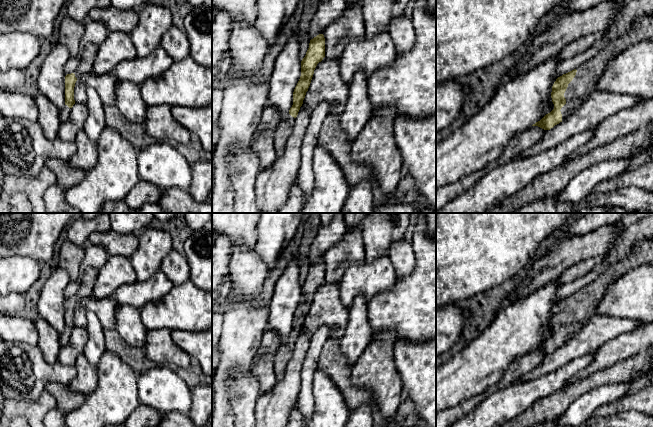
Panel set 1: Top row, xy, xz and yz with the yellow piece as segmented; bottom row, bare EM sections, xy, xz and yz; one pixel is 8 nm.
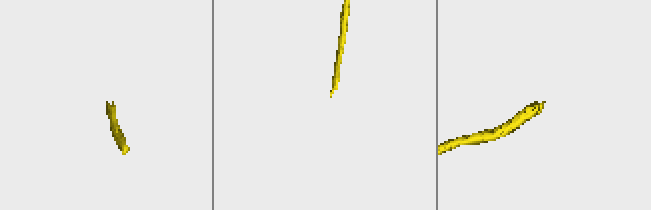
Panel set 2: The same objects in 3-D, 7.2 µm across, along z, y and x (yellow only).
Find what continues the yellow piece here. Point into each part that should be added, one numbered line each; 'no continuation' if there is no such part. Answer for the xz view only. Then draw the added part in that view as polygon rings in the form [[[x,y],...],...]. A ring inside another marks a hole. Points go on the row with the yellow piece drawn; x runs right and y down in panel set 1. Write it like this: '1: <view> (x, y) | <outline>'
1: xz (283, 131) | [[[288,114],[285,120],[279,123],[274,137],[274,148],[277,157],[282,156],[285,143],[291,134],[294,123],[295,123],[295,118],[292,117],[290,114]]]

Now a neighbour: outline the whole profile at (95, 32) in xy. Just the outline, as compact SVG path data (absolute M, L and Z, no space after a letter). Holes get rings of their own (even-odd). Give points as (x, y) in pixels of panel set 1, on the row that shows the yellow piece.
M91 21L85 26L85 32L81 39L83 44L92 43L100 45L107 37L109 31L104 24Z

